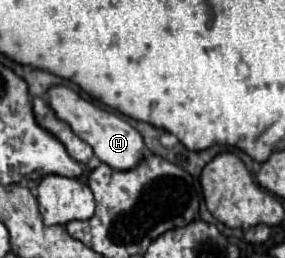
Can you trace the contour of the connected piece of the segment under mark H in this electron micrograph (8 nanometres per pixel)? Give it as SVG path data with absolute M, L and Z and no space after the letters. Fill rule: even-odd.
M52 85L48 89L48 105L54 109L56 117L64 123L70 125L70 129L82 139L86 141L92 149L94 149L94 155L110 165L112 169L118 169L118 171L126 171L126 169L132 169L138 165L138 161L144 157L144 141L142 141L142 135L128 123L124 121L122 117L110 113L110 111L104 111L100 109L98 105L82 99L76 91L72 91L70 87L64 87L64 85Z

